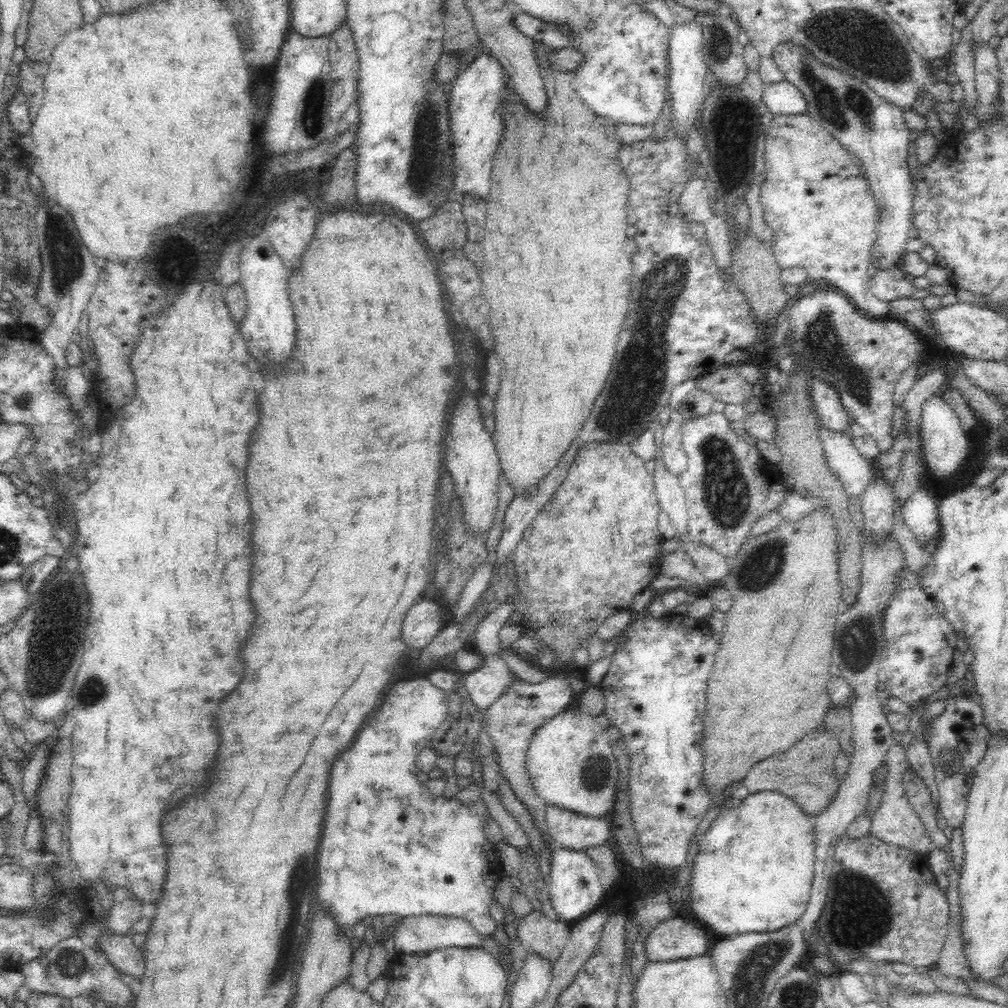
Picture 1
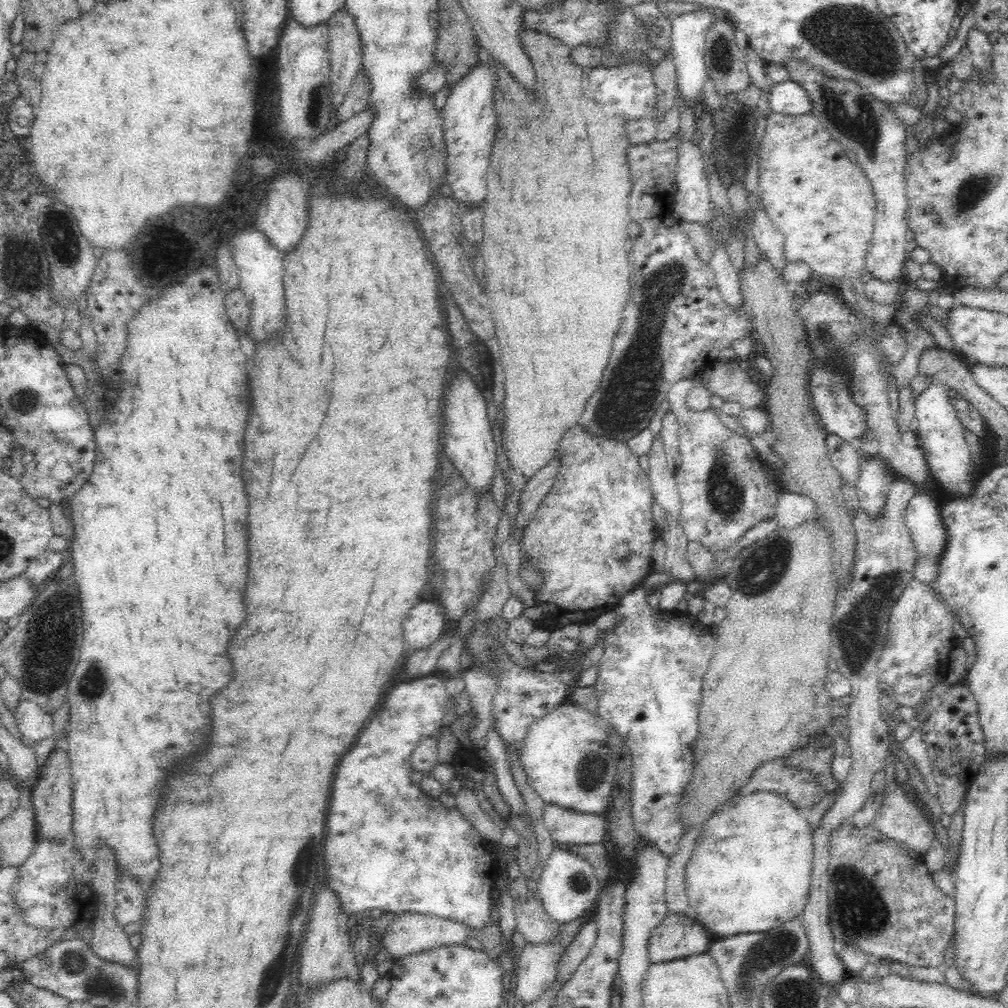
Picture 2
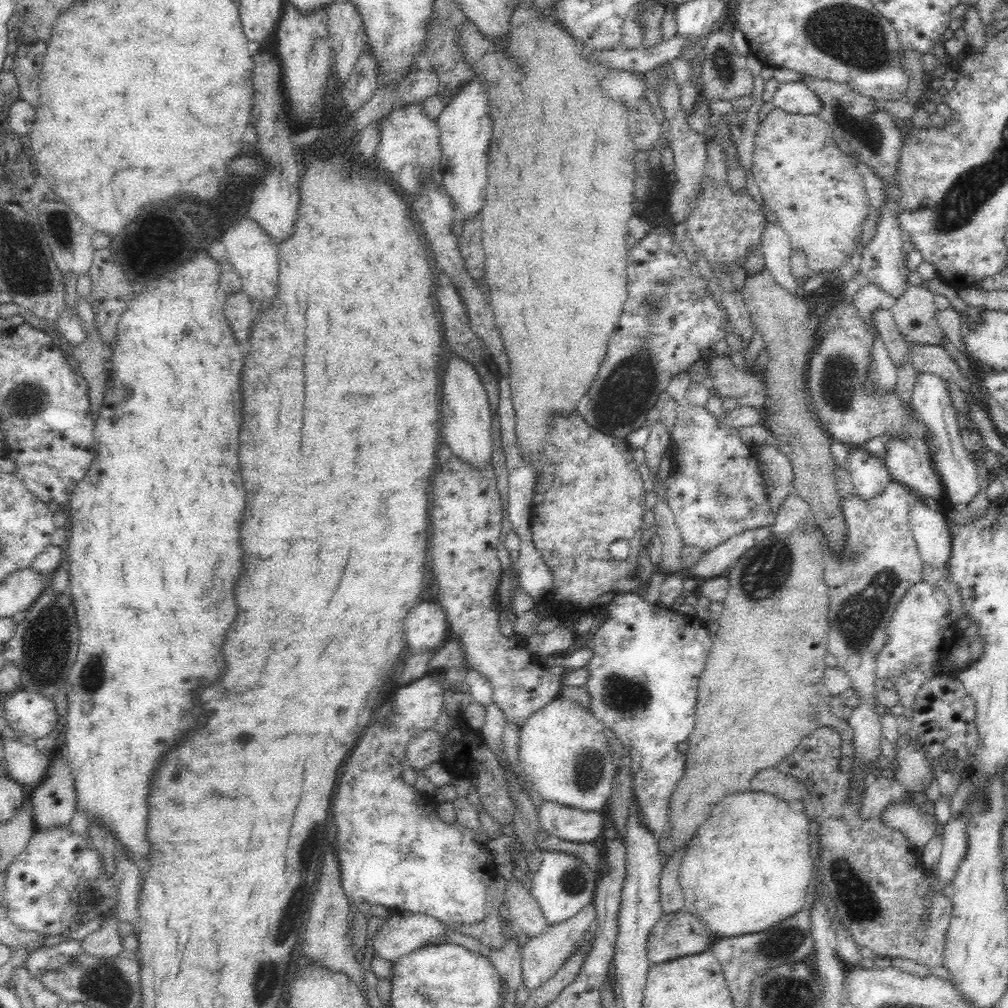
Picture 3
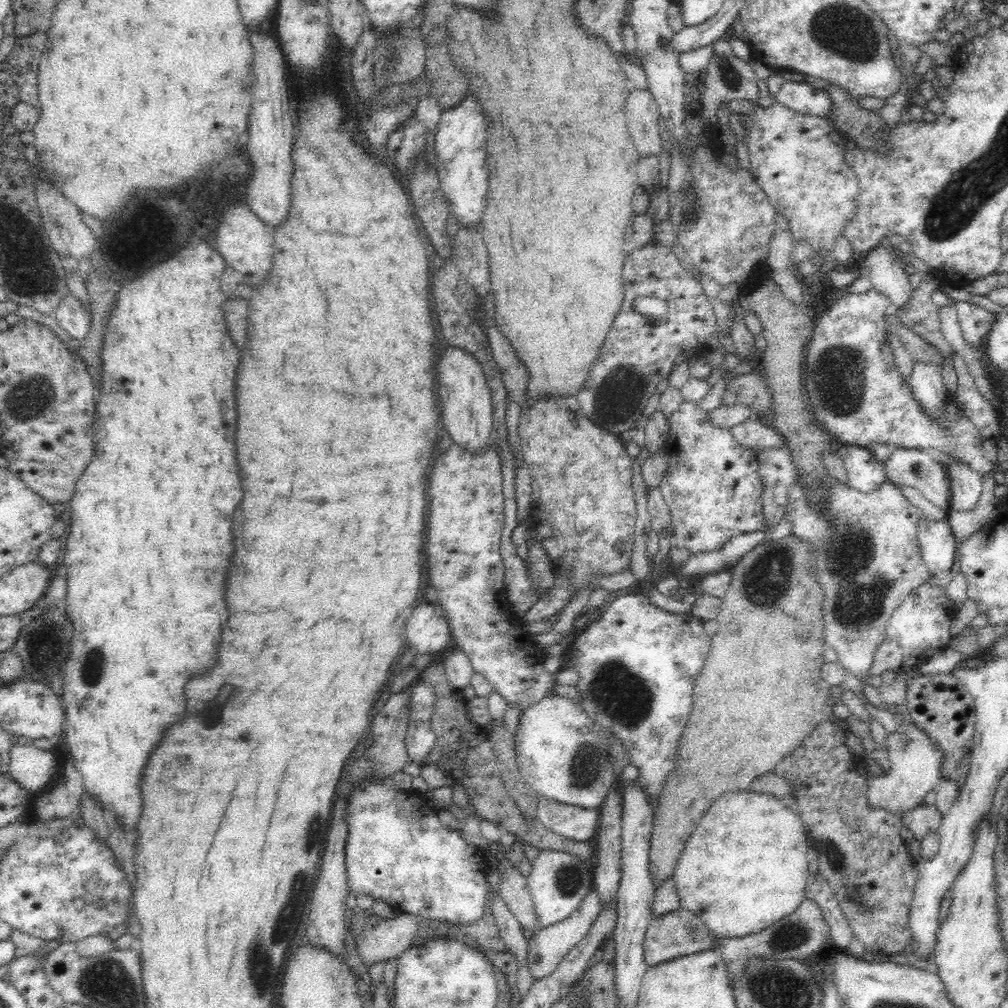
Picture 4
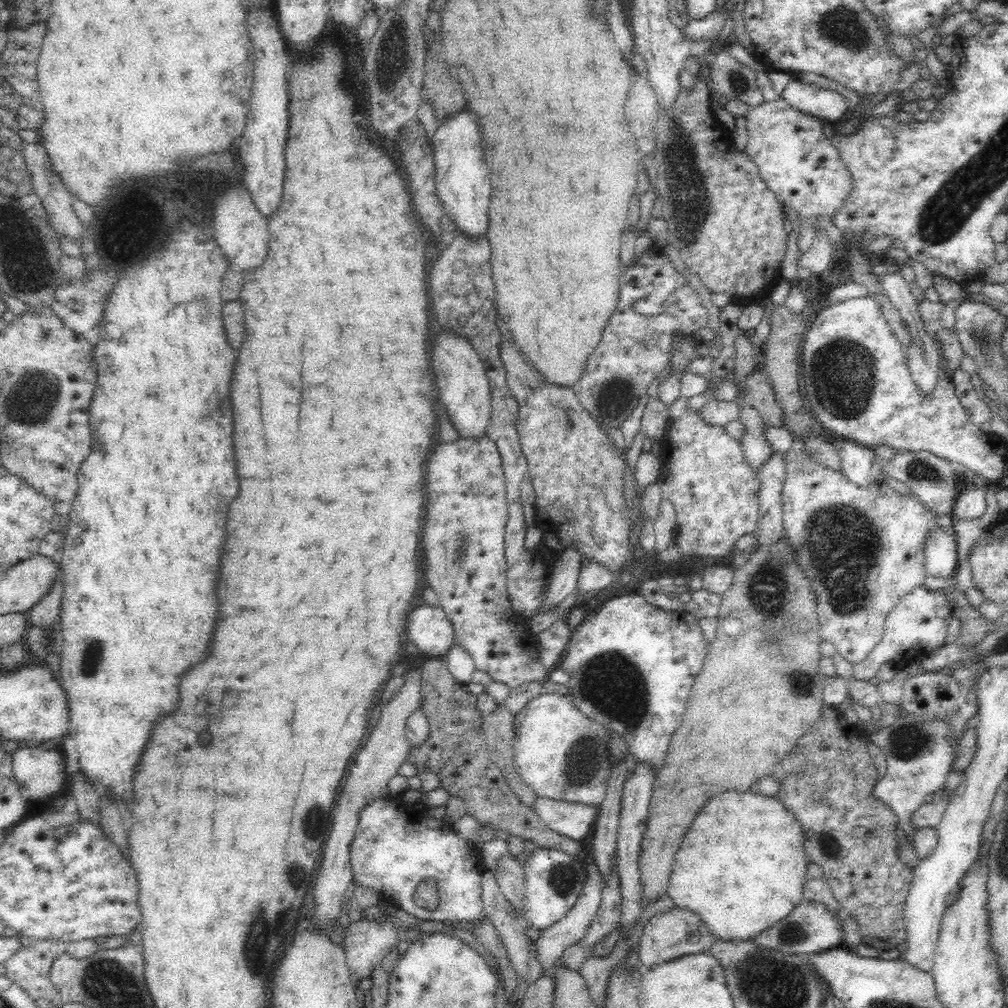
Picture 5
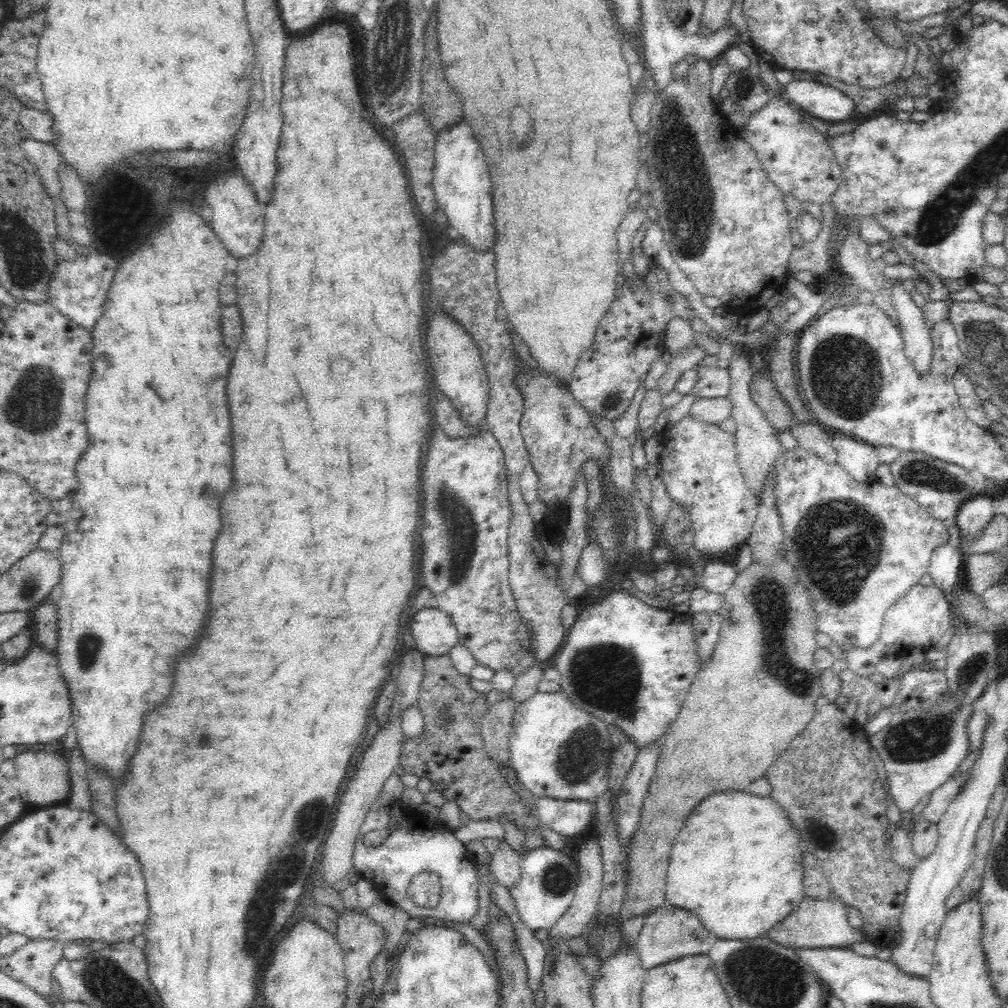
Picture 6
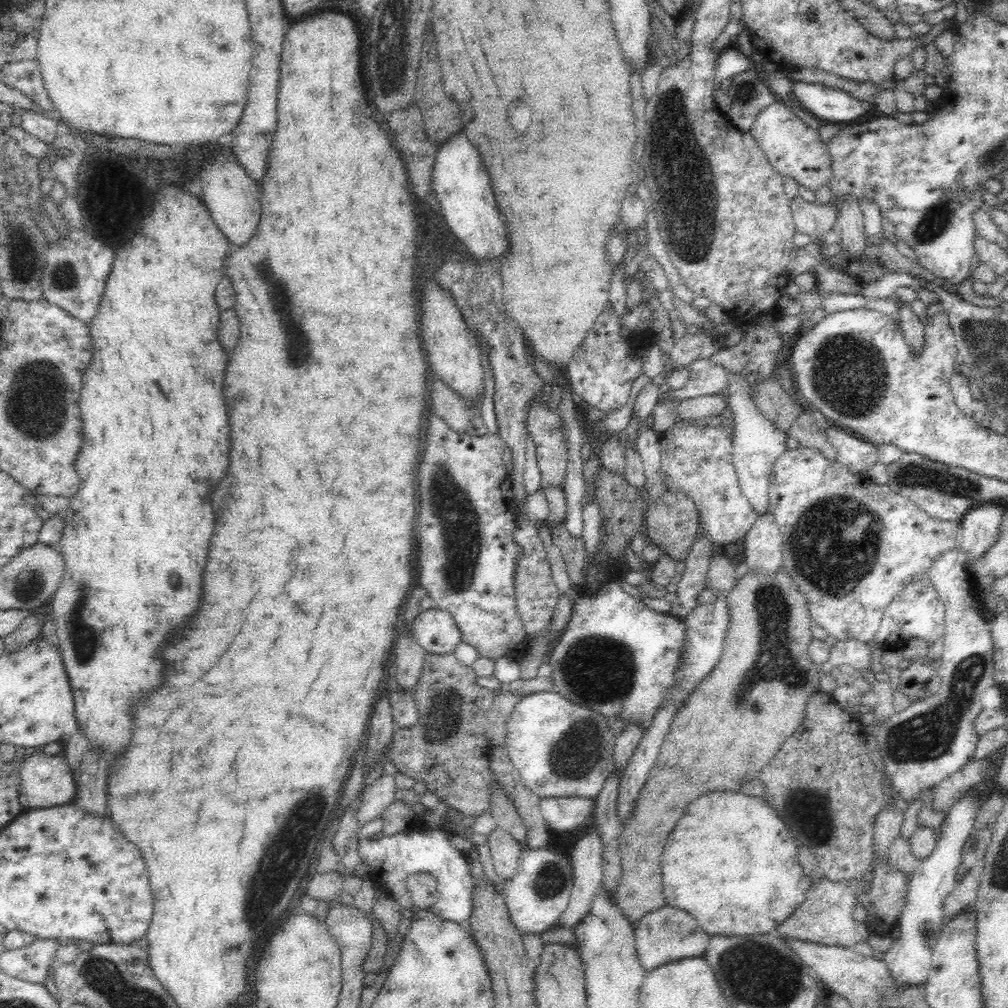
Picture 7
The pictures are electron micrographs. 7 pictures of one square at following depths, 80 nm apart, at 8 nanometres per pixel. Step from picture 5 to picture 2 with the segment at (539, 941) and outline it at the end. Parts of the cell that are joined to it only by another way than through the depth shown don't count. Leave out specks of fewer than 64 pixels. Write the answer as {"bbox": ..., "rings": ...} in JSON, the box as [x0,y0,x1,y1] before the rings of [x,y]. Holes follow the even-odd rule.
{"bbox":[513,912,593,1006],"rings":[[[587,912],[586,915],[576,920],[561,923],[561,935],[553,943],[526,944],[520,949],[516,986],[513,992],[517,1002],[522,1002],[523,1006],[528,1006],[528,1004],[536,1002],[550,988],[550,985],[554,982],[554,978],[556,978],[555,974],[556,970],[558,970],[558,962],[560,962],[560,954],[562,954],[564,946],[568,946],[568,942],[572,940],[572,936],[576,936],[576,932],[580,930],[580,926],[588,918],[591,918],[592,914],[593,912]]]}

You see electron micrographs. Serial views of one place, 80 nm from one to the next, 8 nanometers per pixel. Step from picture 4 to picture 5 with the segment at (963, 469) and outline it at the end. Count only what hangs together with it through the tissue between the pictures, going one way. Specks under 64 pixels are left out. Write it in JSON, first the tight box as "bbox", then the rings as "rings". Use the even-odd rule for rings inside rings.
{"bbox":[952,470,986,520],"rings":[[[964,470],[961,472],[960,490],[952,506],[953,517],[962,520],[978,519],[986,510],[985,485],[975,483],[972,478],[967,479]]]}

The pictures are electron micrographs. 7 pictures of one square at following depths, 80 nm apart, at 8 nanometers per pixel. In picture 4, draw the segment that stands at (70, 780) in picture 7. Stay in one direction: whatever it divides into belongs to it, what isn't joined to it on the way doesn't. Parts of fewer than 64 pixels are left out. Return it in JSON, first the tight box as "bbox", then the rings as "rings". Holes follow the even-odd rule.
{"bbox":[7,744,66,796],"rings":[[[12,744],[8,753],[10,762],[7,775],[18,782],[29,796],[48,788],[56,778],[58,766],[66,760],[57,751],[45,751],[33,744]]]}

